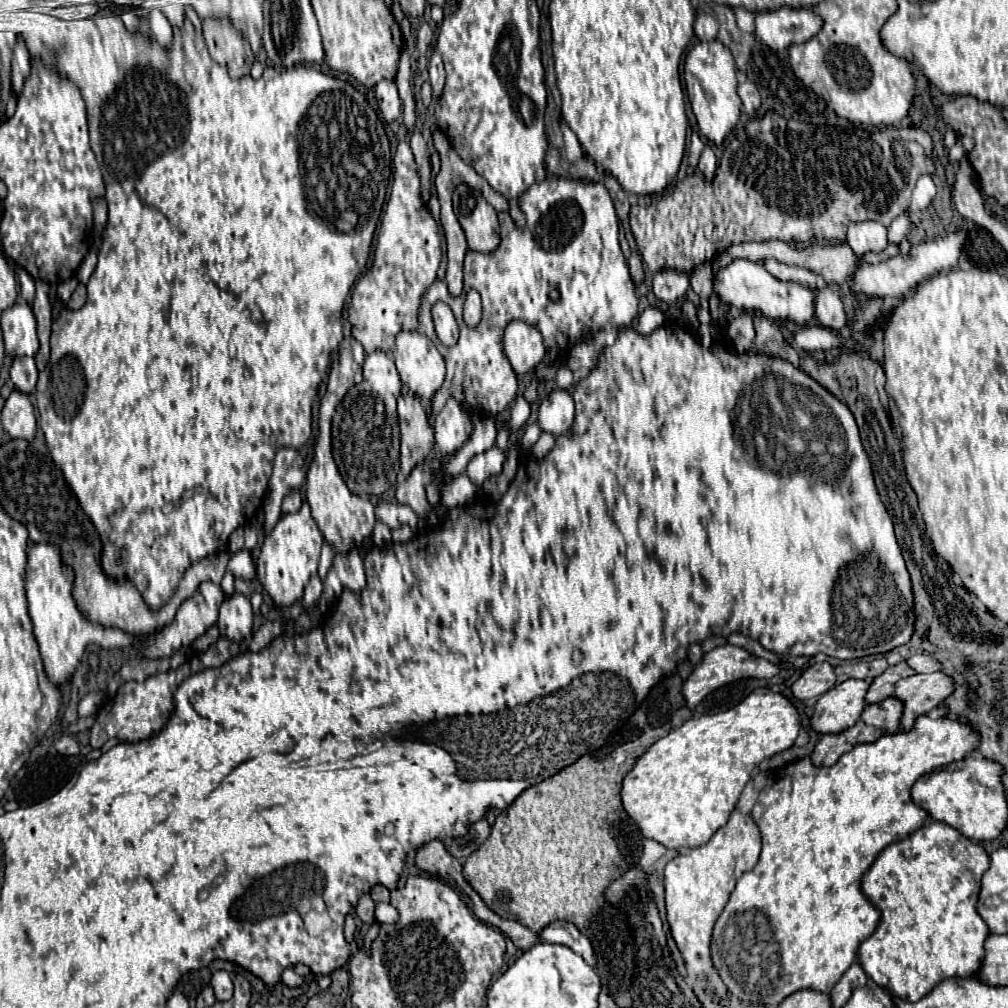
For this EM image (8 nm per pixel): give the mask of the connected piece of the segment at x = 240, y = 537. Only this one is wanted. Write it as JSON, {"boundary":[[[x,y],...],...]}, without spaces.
{"boundary":[[[240,526],[232,536],[230,536],[230,542],[228,542],[228,550],[234,554],[238,550],[244,548],[244,528]]]}

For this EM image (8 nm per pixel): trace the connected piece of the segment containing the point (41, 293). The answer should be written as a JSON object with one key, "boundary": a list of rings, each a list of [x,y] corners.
{"boundary":[[[36,280],[36,296],[32,302],[32,310],[38,322],[38,338],[40,338],[40,350],[36,354],[38,370],[44,370],[48,358],[50,358],[50,326],[52,326],[52,306],[48,298],[48,288],[42,280]]]}

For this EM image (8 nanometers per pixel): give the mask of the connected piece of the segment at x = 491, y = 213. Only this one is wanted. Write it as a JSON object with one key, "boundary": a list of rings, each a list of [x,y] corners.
{"boundary":[[[460,184],[452,196],[454,214],[466,234],[470,250],[492,252],[500,244],[500,228],[496,210],[484,200],[478,190]]]}

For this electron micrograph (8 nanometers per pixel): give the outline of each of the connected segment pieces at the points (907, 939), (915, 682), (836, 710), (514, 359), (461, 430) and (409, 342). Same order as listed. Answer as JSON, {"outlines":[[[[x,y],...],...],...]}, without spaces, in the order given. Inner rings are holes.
{"outlines":[[[[926,822],[912,836],[890,844],[870,866],[862,878],[864,894],[878,904],[882,920],[874,934],[858,948],[864,972],[892,996],[908,1002],[918,1002],[946,978],[972,978],[978,974],[984,960],[984,940],[990,930],[976,910],[980,894],[980,878],[988,870],[990,858],[980,844],[966,840],[958,830],[944,822]]],[[[944,672],[914,674],[896,682],[896,698],[904,704],[902,730],[910,730],[920,714],[930,712],[954,692],[954,680]]],[[[850,678],[822,694],[810,718],[812,728],[818,734],[832,734],[856,724],[862,710],[866,708],[864,696],[868,692],[868,686],[870,684],[866,680]]],[[[512,320],[504,332],[504,352],[514,372],[520,376],[536,368],[536,364],[544,358],[546,348],[538,328],[522,320]]],[[[448,400],[434,422],[434,452],[446,456],[456,452],[472,432],[472,416],[456,400]]],[[[398,332],[394,342],[394,362],[402,384],[416,396],[430,400],[446,376],[444,358],[420,332]]]]}

